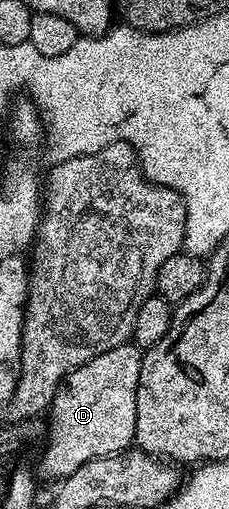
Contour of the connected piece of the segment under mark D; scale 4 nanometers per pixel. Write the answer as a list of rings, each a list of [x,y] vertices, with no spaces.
[[[127,342],[66,375],[48,409],[48,439],[40,456],[41,471],[43,468],[50,476],[65,478],[92,458],[115,456],[134,444],[136,390],[143,355],[141,347]]]

